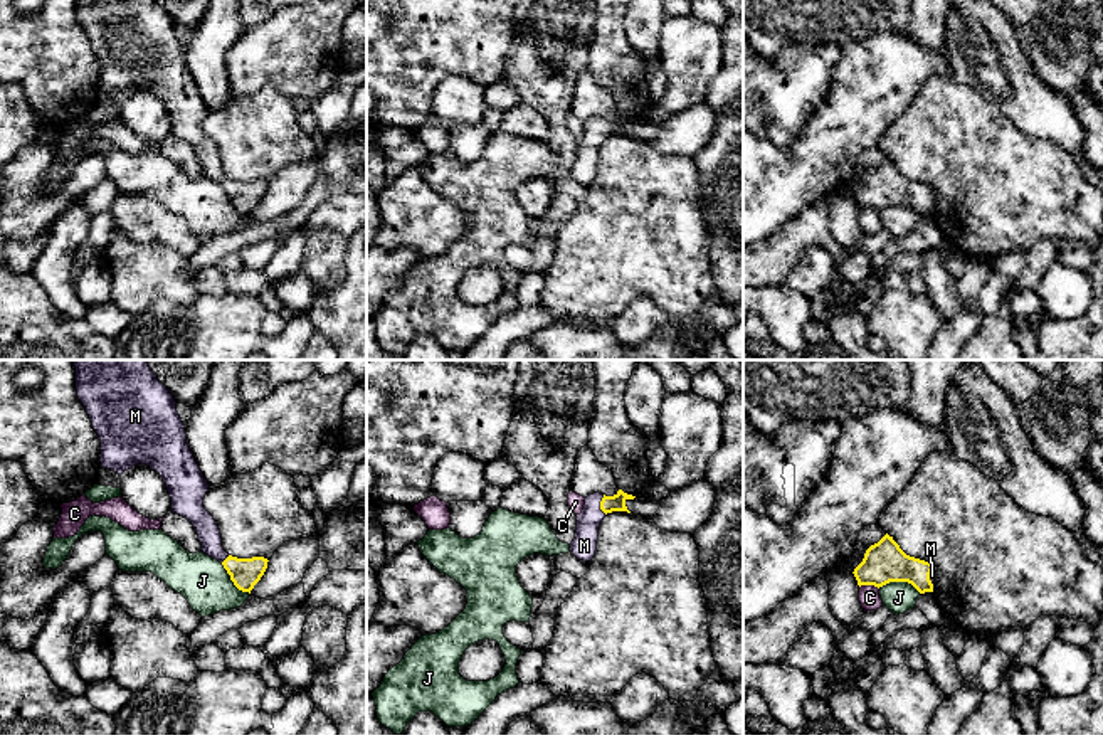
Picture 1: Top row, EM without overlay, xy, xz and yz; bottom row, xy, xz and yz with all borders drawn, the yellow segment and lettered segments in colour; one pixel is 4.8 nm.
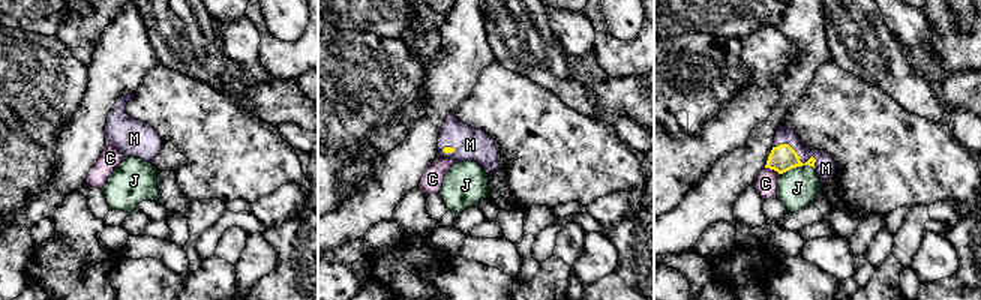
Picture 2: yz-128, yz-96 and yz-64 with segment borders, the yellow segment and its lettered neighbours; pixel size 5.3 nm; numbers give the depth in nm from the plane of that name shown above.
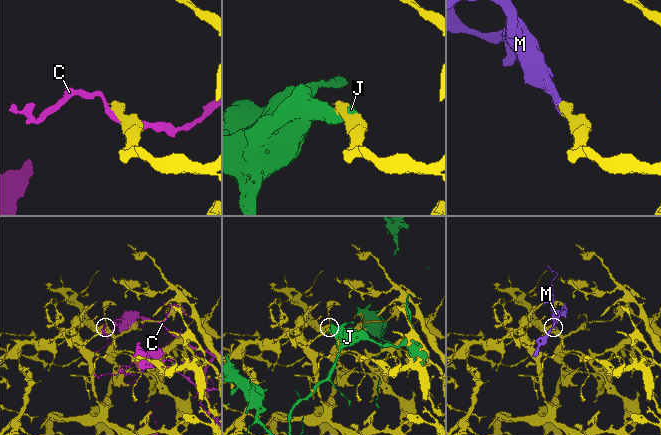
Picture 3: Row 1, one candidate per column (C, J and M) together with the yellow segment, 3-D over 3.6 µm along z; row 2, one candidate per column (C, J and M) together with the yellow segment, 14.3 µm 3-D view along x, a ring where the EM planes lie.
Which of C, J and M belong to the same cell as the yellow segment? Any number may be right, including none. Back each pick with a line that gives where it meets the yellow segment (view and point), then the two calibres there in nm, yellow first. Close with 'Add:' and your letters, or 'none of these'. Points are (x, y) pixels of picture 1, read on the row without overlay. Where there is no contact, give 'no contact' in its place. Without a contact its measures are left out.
M: meets yellow in xz at (601, 128); 80 nm thick on the yellow side, 120 nm on the other
Add: M

